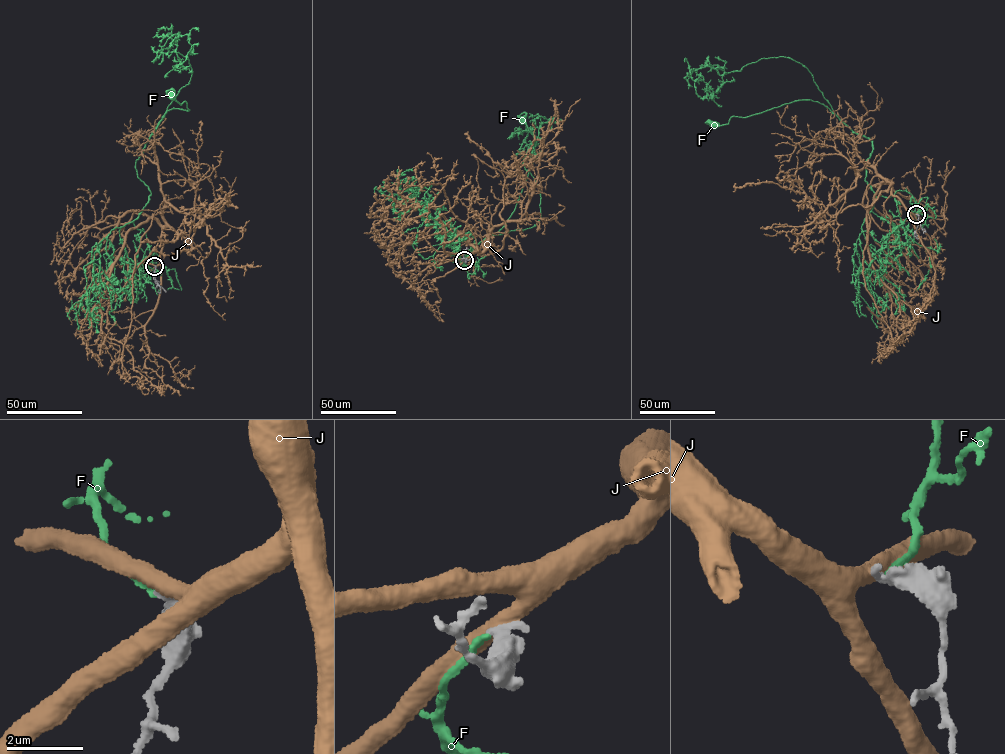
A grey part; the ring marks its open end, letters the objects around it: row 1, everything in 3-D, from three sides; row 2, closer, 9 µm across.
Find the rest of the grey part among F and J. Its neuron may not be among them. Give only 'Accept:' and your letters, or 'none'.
Accept: F

